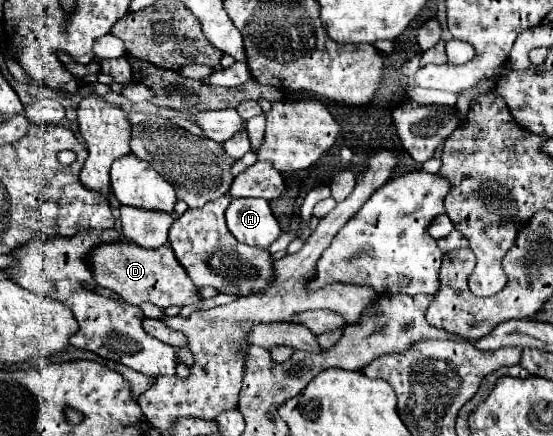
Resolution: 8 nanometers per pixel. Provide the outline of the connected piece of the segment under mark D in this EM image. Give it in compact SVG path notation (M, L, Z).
M127 241L107 243L107 245L99 245L89 255L89 263L93 267L95 281L105 289L117 293L129 305L139 305L149 301L161 309L167 309L171 305L185 307L185 305L201 303L199 289L193 285L183 265L179 265L173 249L167 245L159 249L143 249Z

